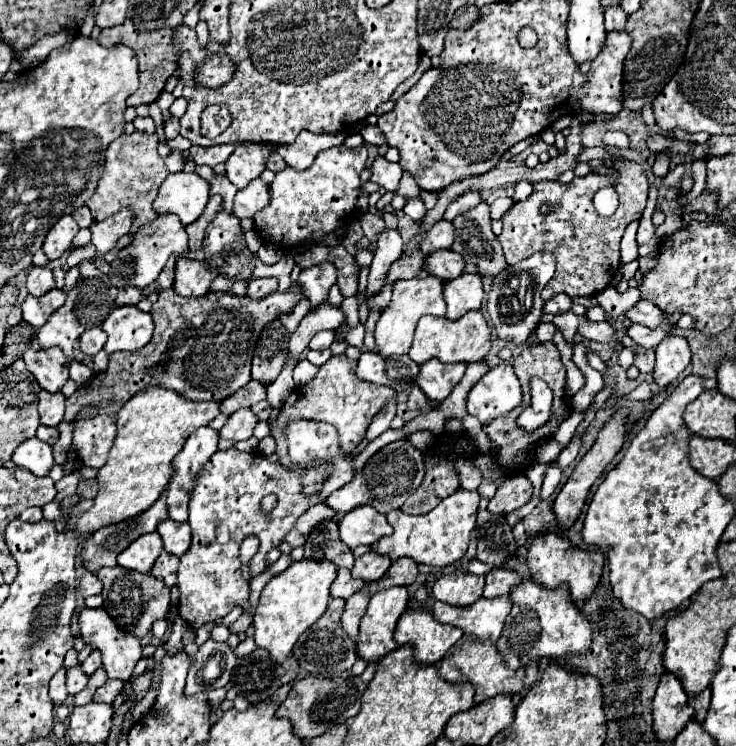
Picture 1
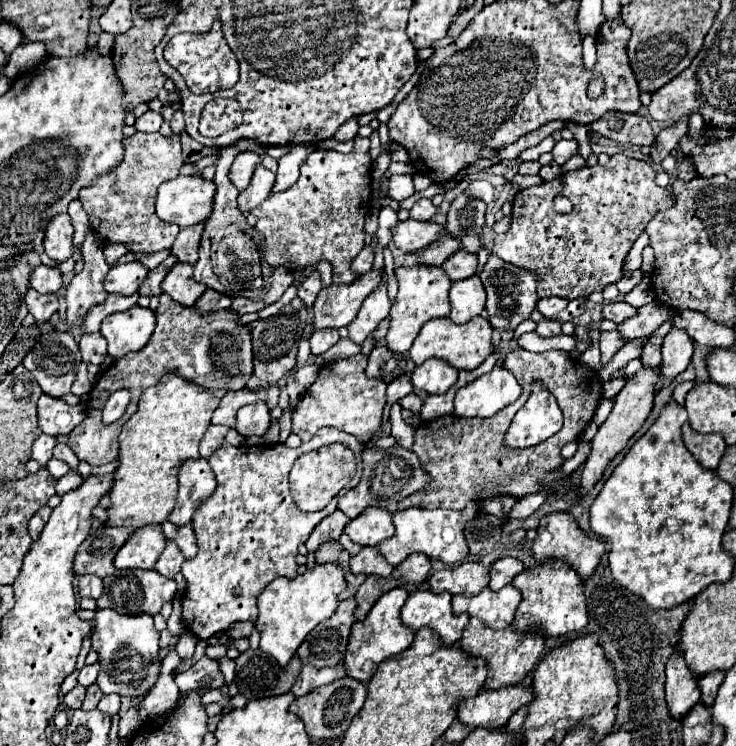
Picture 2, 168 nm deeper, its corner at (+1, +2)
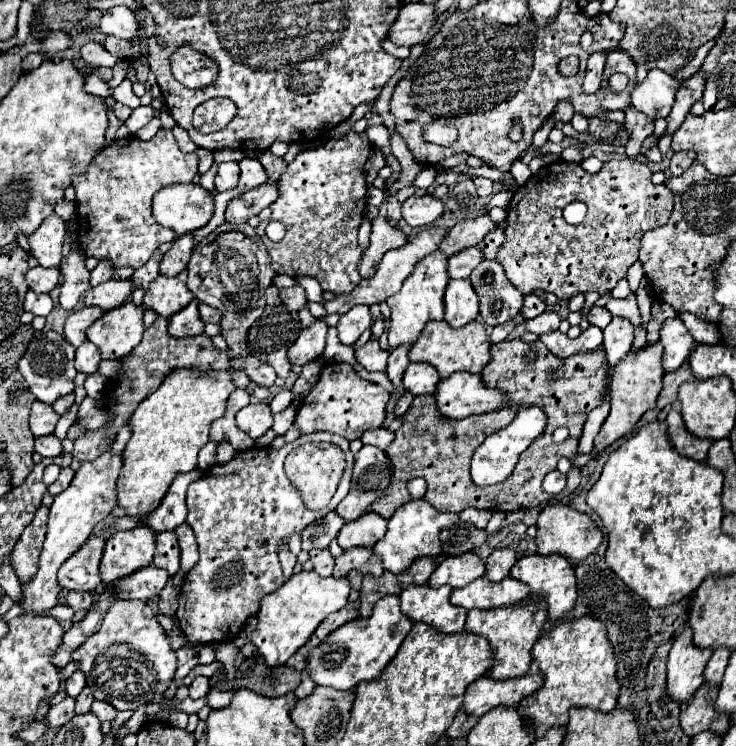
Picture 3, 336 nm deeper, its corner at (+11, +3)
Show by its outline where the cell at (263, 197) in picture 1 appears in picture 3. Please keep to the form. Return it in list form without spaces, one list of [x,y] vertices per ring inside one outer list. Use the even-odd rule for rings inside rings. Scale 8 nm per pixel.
[[[243,158],[239,162],[239,166],[241,166],[241,180],[239,180],[237,188],[241,192],[257,188],[257,186],[261,186],[267,180],[265,168],[261,166],[261,162],[257,158]]]

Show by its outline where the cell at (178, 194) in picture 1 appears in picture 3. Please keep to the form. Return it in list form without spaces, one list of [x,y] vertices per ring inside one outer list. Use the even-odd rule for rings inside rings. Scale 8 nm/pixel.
[[[173,184],[153,198],[153,216],[179,236],[203,228],[213,218],[213,194],[195,184]]]

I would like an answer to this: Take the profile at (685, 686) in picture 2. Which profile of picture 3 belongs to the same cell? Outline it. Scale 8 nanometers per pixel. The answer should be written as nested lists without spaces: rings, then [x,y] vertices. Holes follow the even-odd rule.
[[[685,624],[667,660],[667,690],[673,700],[685,702],[695,694],[703,684],[703,670],[711,654],[711,648],[697,648],[693,644],[693,632]]]

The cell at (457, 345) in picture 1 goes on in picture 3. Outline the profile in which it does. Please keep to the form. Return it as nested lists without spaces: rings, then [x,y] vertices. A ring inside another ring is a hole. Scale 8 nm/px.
[[[441,320],[441,322],[429,322],[423,328],[419,340],[413,344],[409,352],[409,358],[411,362],[427,362],[437,368],[441,378],[449,378],[453,372],[459,372],[459,370],[481,374],[485,364],[489,364],[491,360],[489,348],[491,348],[491,342],[489,342],[489,336],[485,334],[483,322],[473,320],[463,328],[451,328],[445,320]]]

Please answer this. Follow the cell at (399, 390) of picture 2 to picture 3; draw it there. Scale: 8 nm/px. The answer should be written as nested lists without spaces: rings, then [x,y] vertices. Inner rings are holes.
[[[405,344],[405,346],[399,346],[399,348],[391,350],[391,354],[389,354],[387,376],[395,386],[401,384],[401,376],[405,372],[405,368],[409,366],[409,348],[411,348],[411,344]]]

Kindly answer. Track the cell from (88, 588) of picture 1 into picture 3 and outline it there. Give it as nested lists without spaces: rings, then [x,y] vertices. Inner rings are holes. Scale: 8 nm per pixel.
[[[69,592],[67,594],[67,606],[73,608],[75,612],[83,612],[91,606],[93,596],[89,592]]]

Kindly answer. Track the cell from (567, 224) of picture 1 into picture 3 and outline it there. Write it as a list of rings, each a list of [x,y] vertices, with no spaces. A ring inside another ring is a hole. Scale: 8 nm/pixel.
[[[633,158],[609,160],[597,174],[589,174],[581,164],[557,160],[515,190],[507,208],[505,244],[497,262],[523,294],[545,290],[569,300],[595,290],[603,296],[637,262],[643,232],[665,226],[671,210],[673,192],[665,184],[655,186],[651,182],[651,170],[645,162]],[[575,200],[587,204],[587,216],[581,224],[571,226],[563,218],[563,208]]]

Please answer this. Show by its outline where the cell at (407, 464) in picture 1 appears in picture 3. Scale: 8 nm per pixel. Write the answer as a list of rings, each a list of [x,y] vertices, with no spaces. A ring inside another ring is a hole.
[[[363,446],[355,454],[353,484],[349,494],[339,502],[337,514],[347,522],[363,516],[371,502],[387,490],[391,474],[393,468],[387,454],[375,446]]]

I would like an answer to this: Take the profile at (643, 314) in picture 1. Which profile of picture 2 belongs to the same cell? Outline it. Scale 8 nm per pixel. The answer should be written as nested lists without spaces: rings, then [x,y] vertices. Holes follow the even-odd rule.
[[[625,301],[607,303],[607,305],[603,307],[603,317],[605,317],[605,319],[611,319],[611,321],[615,321],[615,323],[623,323],[625,319],[635,317],[635,313],[637,313],[637,309],[635,309],[633,305],[629,305],[629,303],[625,303]]]

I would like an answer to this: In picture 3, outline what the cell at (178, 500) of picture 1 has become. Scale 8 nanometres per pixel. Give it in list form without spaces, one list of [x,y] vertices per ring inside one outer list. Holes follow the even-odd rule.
[[[193,470],[189,474],[179,474],[169,492],[165,494],[165,498],[161,500],[161,504],[145,516],[145,526],[149,526],[155,532],[163,532],[163,530],[173,530],[177,526],[181,526],[185,522],[187,516],[187,506],[185,506],[185,492],[187,486],[191,482],[195,482],[197,478],[201,478],[199,470]]]

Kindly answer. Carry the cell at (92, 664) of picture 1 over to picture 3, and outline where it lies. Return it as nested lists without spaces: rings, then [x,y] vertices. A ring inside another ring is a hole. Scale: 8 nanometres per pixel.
[[[77,670],[77,672],[65,682],[65,692],[67,692],[67,696],[77,698],[83,688],[85,688],[85,676],[83,676],[81,670]]]

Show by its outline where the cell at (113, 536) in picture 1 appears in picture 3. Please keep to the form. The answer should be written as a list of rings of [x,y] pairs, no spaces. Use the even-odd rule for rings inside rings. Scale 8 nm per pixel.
[[[91,536],[87,544],[75,552],[63,568],[59,568],[57,582],[65,590],[93,590],[101,584],[99,576],[99,560],[105,548],[105,540],[99,536]]]

